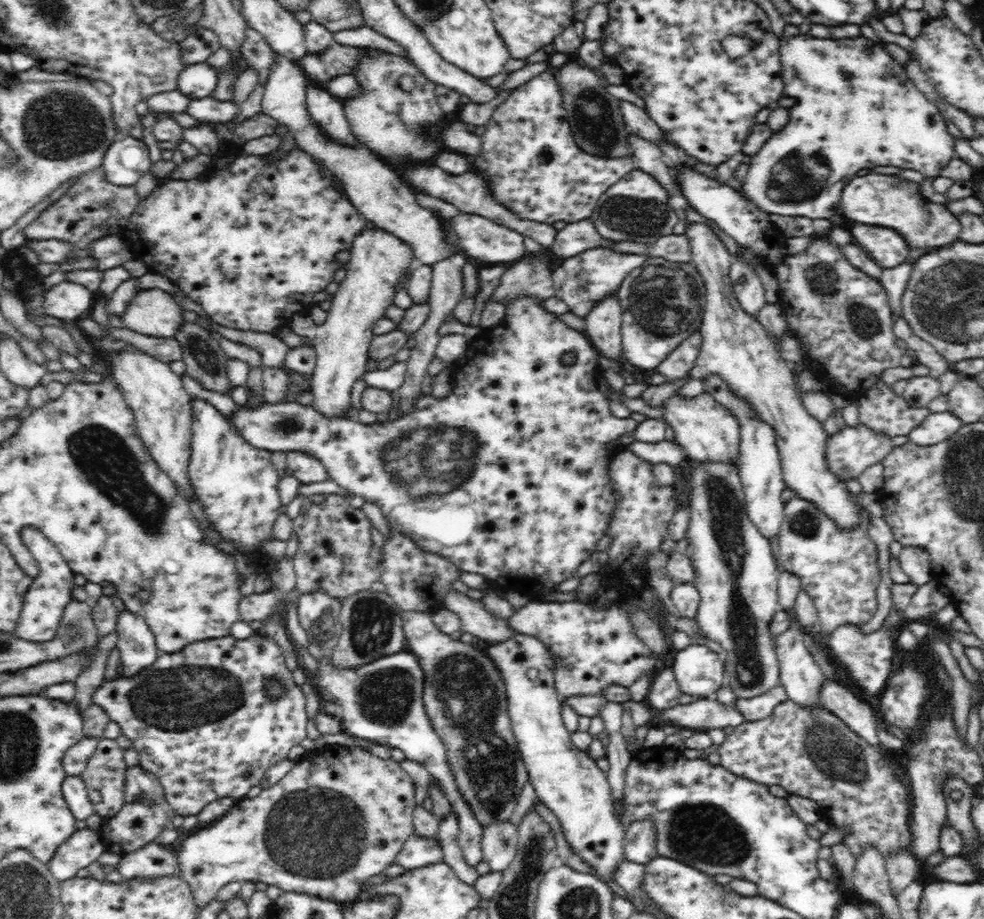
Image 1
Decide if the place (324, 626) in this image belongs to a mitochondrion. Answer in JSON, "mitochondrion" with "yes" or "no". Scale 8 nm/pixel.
{"mitochondrion":"yes"}

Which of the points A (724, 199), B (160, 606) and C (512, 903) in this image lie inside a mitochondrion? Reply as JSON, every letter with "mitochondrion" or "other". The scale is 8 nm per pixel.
{"A":"other","B":"other","C":"mitochondrion"}

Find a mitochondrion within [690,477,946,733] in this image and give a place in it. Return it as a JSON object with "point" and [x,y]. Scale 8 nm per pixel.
{"point":[804,524]}

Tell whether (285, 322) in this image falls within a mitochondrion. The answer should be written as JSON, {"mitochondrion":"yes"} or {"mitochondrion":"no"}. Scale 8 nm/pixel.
{"mitochondrion":"no"}

